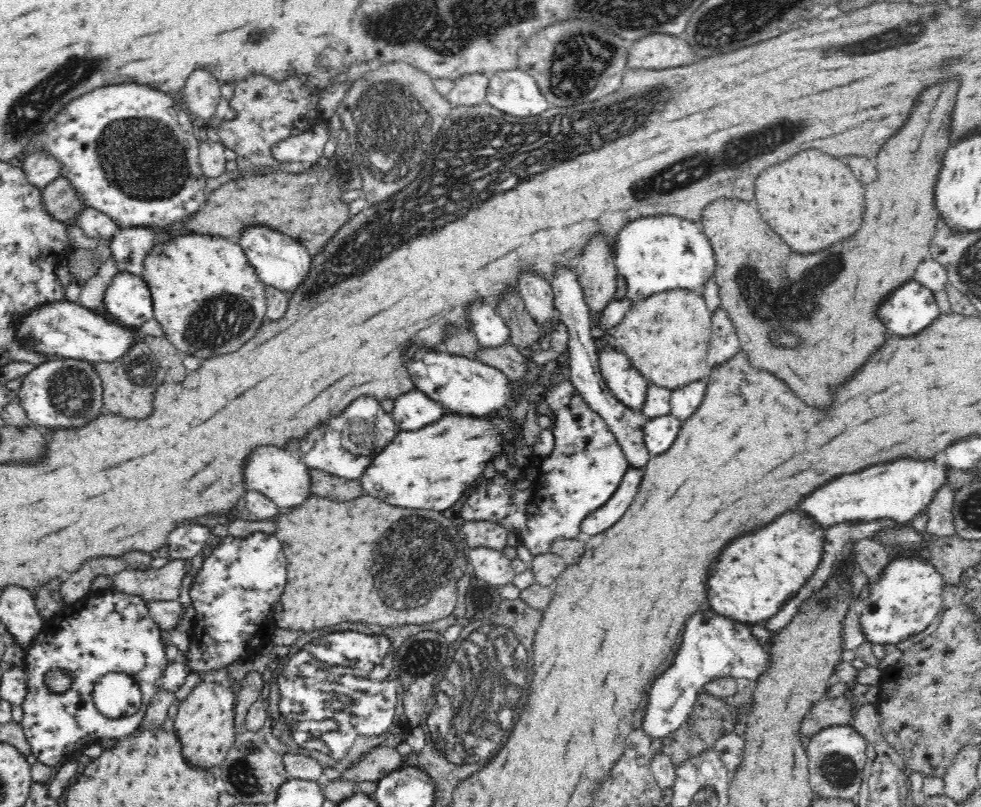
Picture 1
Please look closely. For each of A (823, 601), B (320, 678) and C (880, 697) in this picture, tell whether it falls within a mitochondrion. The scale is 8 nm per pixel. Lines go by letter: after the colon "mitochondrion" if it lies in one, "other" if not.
A: other
B: mitochondrion
C: other

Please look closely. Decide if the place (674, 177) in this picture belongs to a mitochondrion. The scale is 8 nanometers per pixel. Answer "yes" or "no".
yes

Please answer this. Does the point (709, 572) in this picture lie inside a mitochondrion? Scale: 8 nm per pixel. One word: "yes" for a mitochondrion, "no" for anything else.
no

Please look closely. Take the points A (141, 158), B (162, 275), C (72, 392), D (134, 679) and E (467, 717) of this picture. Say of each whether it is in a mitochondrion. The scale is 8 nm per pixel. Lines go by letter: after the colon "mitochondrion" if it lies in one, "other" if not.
A: mitochondrion
B: other
C: mitochondrion
D: other
E: mitochondrion

